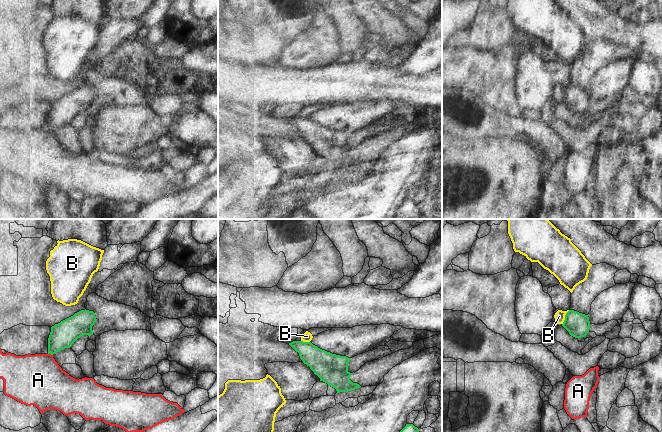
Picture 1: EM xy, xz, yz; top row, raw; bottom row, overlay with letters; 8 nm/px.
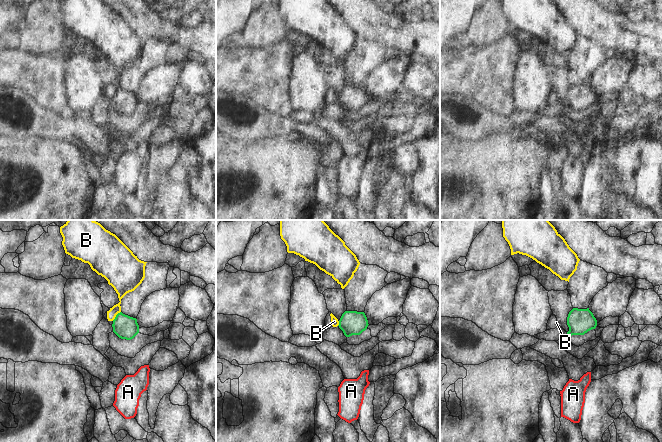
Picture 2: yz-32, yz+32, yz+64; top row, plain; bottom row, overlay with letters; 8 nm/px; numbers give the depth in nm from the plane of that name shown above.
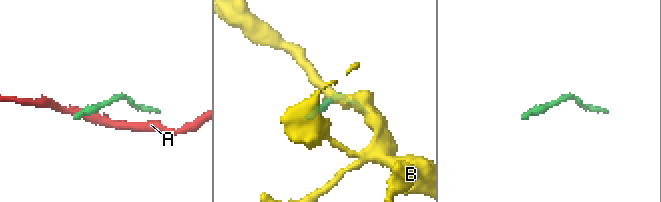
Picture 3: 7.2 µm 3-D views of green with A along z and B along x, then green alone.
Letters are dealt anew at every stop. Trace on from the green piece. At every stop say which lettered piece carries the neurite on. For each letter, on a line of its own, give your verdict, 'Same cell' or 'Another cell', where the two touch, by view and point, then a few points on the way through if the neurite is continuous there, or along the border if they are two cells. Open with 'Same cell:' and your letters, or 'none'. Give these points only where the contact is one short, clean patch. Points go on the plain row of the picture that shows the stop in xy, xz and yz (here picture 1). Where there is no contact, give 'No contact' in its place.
Same cell: none
A: Another cell. Touches green at xy (50, 129)
B: Another cell. Touches green at yz (565, 93). Boundary: yz (569, 86), (562, 100).

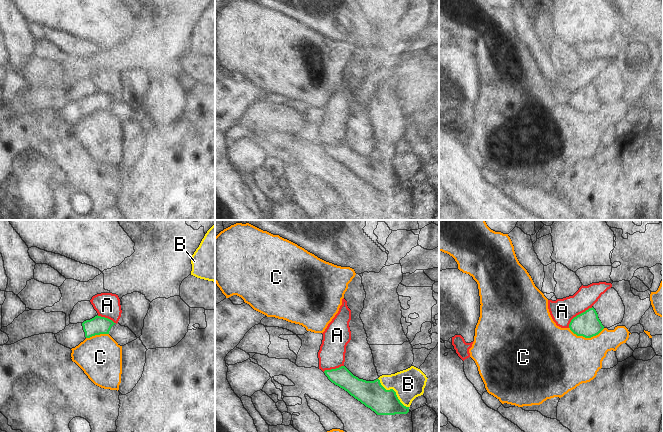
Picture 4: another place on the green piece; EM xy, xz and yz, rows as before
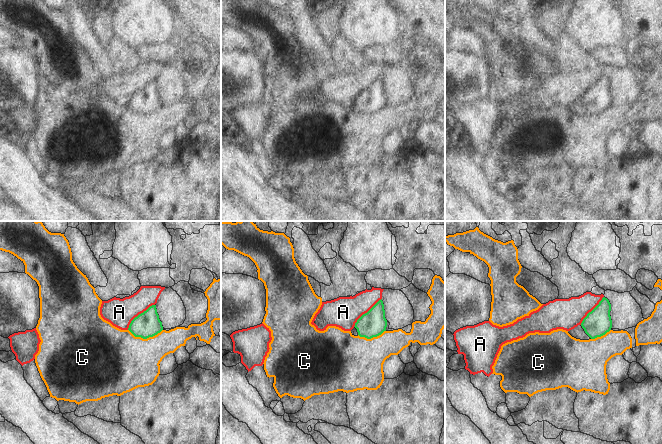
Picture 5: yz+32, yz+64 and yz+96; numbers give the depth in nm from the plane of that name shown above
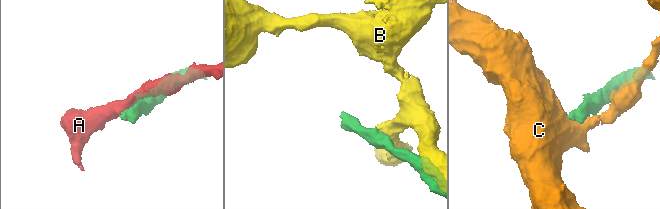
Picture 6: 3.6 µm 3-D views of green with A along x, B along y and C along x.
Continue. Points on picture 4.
Same cell: none
A: Another cell. Touches green at yz (579, 90). Boundary: yz (592, 83), (577, 90), (571, 96), (568, 103)
B: Another cell. Touches green at xz (394, 167)
C: Another cell. Touches green at yz (586, 113). Boundary: yz (569, 103), (577, 111), (585, 113), (595, 112), (604, 104).

